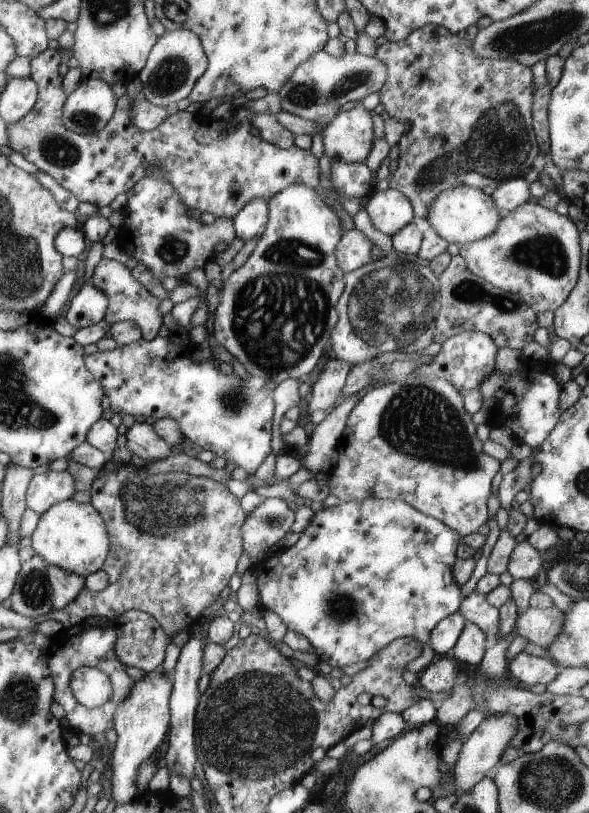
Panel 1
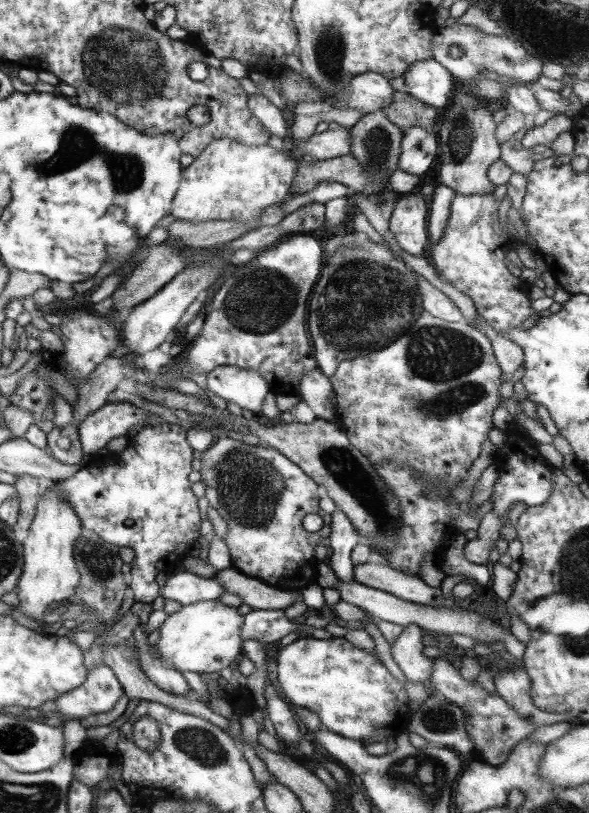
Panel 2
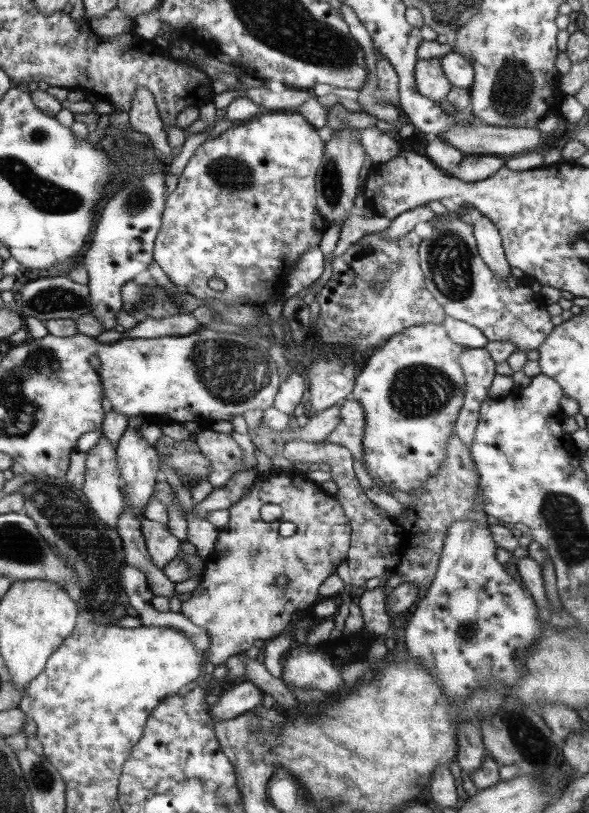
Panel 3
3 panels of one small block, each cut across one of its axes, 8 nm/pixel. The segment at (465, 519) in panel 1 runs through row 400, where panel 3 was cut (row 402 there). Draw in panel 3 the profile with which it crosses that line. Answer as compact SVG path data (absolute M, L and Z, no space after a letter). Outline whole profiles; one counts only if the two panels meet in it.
M426 323L405 329L406 330L400 332L400 334L394 334L394 336L392 336L384 346L380 346L379 349L376 349L370 358L366 360L364 368L359 370L358 376L355 376L355 385L351 392L351 398L356 399L364 409L365 427L362 443L363 466L365 466L370 478L372 478L372 482L376 484L380 490L390 493L390 495L393 490L400 490L400 492L407 493L413 492L415 488L422 487L430 477L434 477L434 474L437 474L440 467L443 466L443 460L447 457L449 438L451 438L453 426L455 426L457 416L464 404L467 387L465 374L459 363L460 355L466 351L466 346L454 344L454 342L448 338L448 334L446 334L446 330L441 324Z

